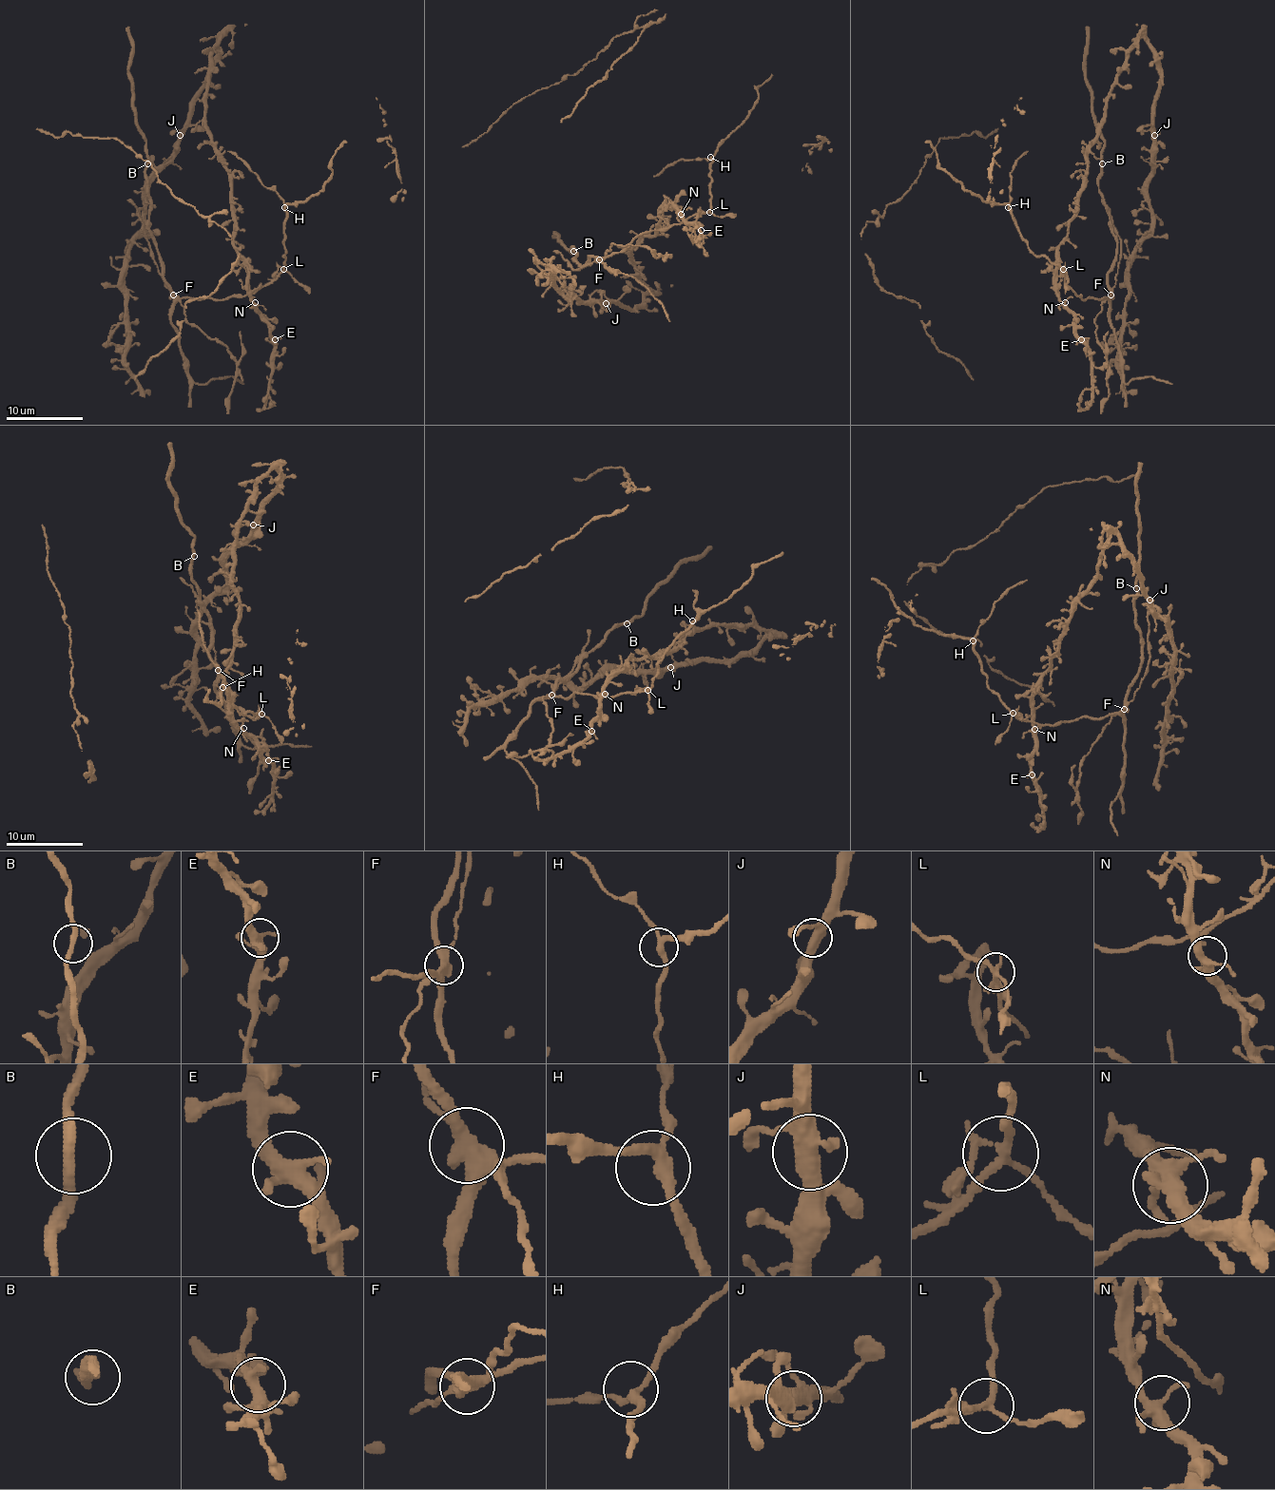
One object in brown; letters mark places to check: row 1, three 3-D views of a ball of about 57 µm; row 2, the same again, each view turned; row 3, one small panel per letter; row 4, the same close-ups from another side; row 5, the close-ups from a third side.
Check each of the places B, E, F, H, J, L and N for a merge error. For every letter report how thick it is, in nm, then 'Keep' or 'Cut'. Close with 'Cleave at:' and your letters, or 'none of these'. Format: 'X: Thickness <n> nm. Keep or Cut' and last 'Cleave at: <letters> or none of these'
B: Thickness 280 nm. Keep
E: Thickness 360 nm. Keep
F: Thickness 400 nm. Cut
H: Thickness 260 nm. Keep
J: Thickness 400 nm. Keep
L: Thickness 200 nm. Cut
N: Thickness 380 nm. Keep
Cleave at: F, L

